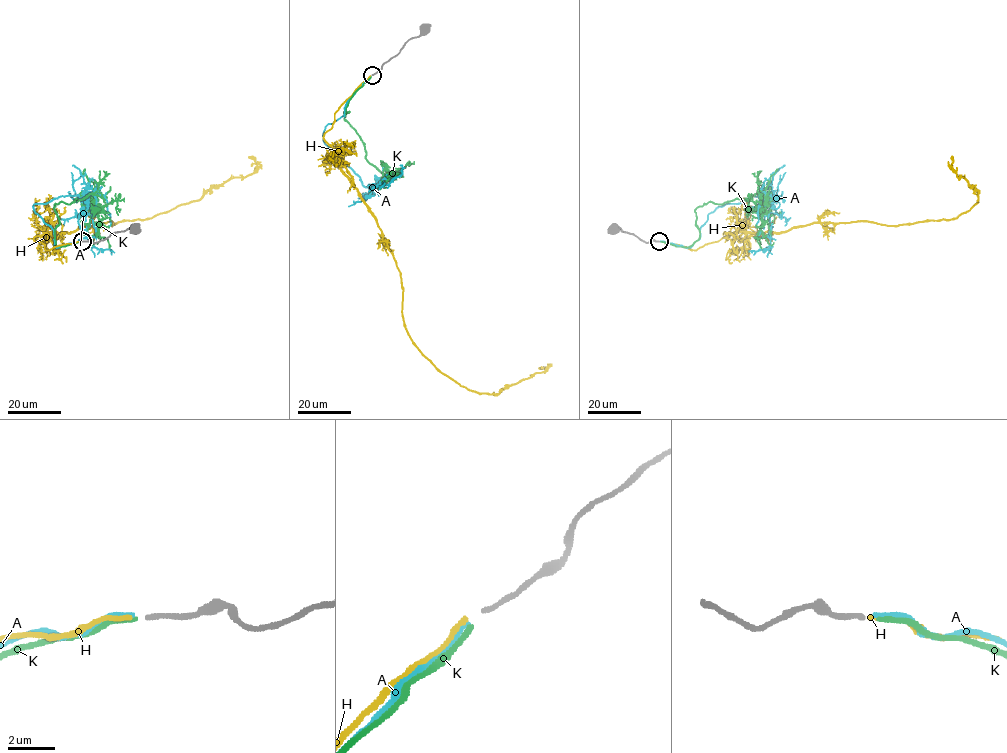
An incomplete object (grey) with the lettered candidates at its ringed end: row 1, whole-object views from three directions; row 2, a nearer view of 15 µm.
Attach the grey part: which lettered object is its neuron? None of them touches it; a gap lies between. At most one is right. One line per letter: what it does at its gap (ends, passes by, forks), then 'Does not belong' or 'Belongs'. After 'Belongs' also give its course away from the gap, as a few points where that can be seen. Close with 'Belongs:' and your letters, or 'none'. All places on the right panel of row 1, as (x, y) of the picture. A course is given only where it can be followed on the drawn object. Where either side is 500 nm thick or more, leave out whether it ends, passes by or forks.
A: It ends there. Does not belong
H: It ends there. Belongs. Its course: (660, 241), (696, 250), (734, 233), (815, 223), (954, 219), (977, 202), (978, 191), (958, 177), (952, 156)
K: It ends there. Does not belong
Belongs: H

